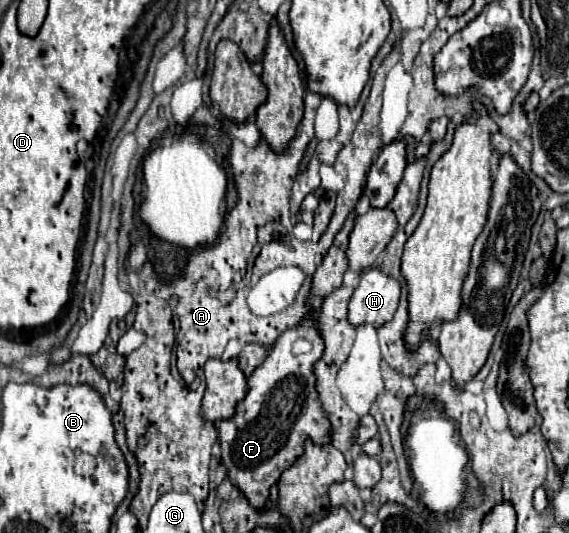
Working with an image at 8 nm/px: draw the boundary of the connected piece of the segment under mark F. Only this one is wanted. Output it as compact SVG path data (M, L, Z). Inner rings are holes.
M308 316L298 328L280 336L262 366L258 366L248 378L250 390L236 406L234 418L218 424L222 462L228 466L228 478L246 494L254 508L262 508L266 504L270 486L274 486L280 474L304 452L306 438L314 440L316 444L330 442L330 422L318 404L318 394L314 388L312 364L318 360L318 356L322 356L322 338L314 326L316 320ZM298 340L306 340L310 348L300 352L300 348L296 348Z

